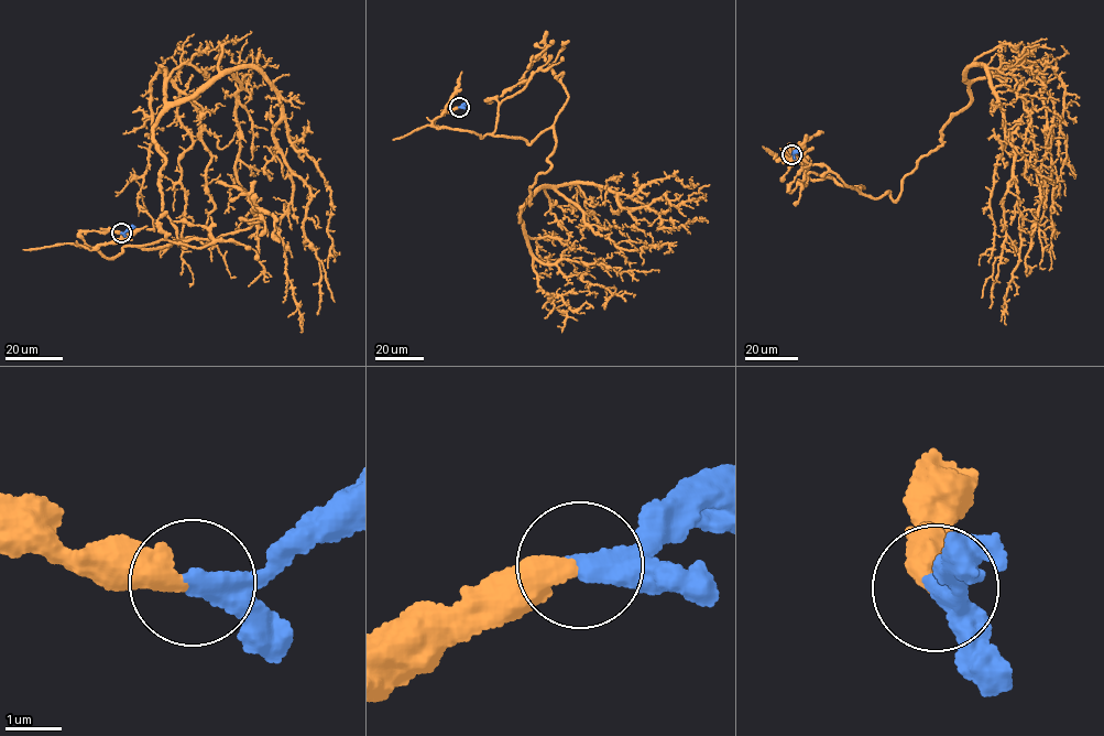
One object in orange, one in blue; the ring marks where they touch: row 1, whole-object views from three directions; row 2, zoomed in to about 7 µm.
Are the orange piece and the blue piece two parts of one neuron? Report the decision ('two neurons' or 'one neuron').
one neuron

